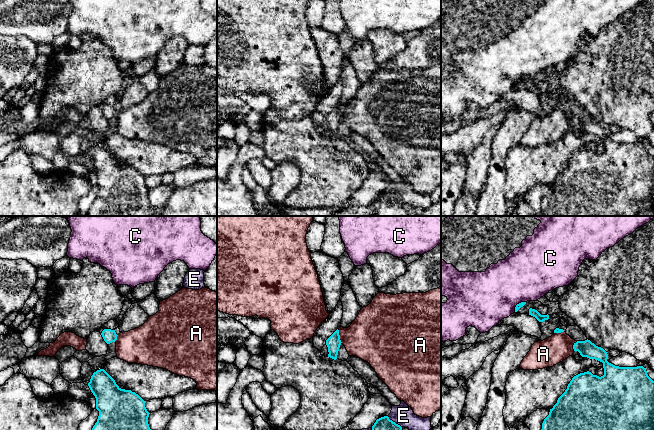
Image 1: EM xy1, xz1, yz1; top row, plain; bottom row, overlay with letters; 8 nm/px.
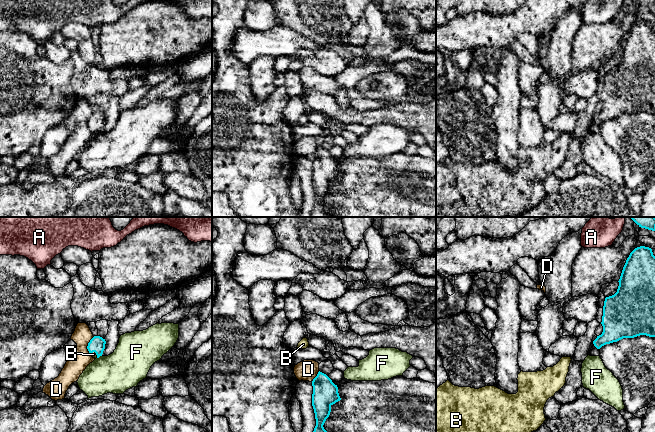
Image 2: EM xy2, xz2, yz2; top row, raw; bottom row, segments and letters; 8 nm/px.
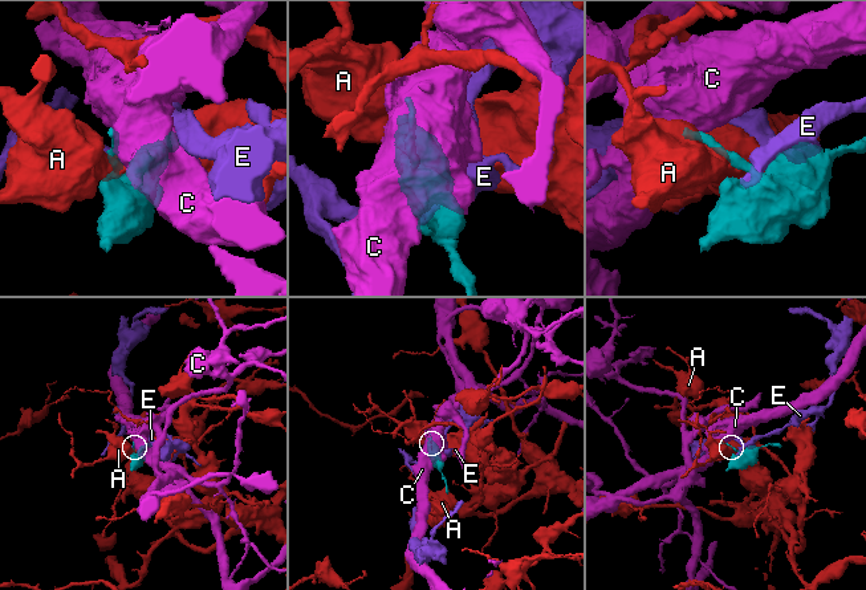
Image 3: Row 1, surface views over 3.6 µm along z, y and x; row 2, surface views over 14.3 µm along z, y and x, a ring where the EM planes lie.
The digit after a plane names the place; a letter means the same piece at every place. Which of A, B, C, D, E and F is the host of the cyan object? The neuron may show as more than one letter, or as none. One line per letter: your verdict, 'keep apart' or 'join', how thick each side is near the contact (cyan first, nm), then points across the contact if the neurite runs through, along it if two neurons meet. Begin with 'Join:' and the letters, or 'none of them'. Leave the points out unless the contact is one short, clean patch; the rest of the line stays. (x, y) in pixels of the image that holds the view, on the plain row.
Join: B
A: keep apart | 120/380 nm | along xz1 (337, 105), (342, 118)
B: join | 130/40 nm | across xy2 (97, 120), (95, 128), (93, 130)
C: keep apart | 50/420 nm | along yz1 (525, 77), (519, 78), (514, 87)
D: keep apart | 130/160 nm | along xy2 (94, 112), (87, 122), (89, 129)
E: keep apart | 280/170 nm | along xz1 (387, 192), (401, 203)
F: keep apart | 130/320 nm | along xy2 (101, 131), (97, 134)

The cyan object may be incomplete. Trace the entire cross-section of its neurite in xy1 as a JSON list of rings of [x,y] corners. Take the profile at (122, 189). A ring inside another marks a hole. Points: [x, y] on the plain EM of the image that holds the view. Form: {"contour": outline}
{"contour": [[[104,145],[93,149],[88,162],[96,174],[96,185],[99,187],[88,216],[155,216],[155,210],[148,200],[150,189],[145,183],[146,177],[138,170],[121,165]]]}

